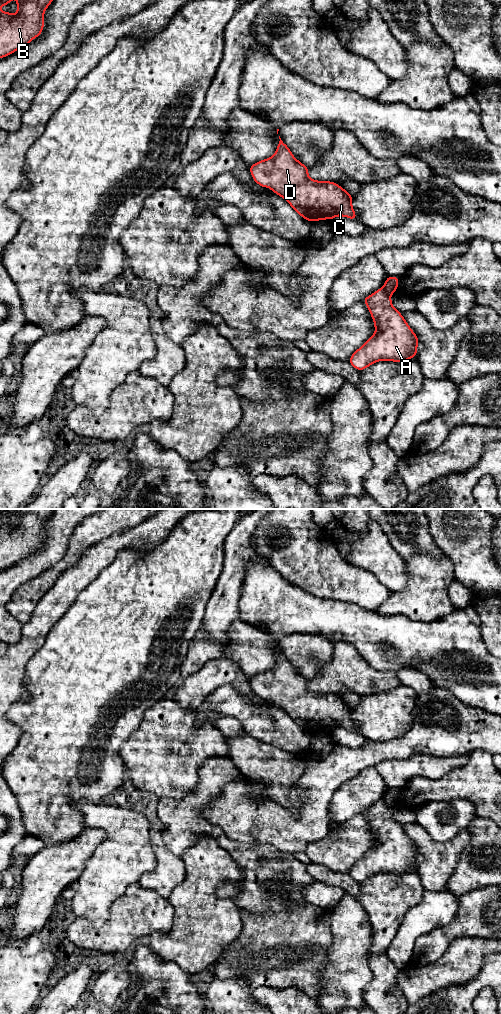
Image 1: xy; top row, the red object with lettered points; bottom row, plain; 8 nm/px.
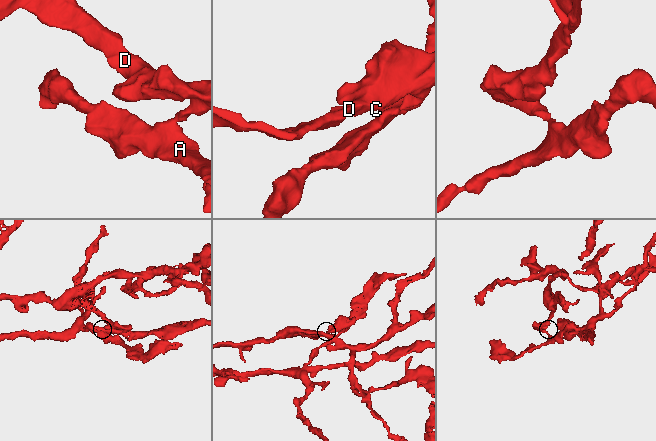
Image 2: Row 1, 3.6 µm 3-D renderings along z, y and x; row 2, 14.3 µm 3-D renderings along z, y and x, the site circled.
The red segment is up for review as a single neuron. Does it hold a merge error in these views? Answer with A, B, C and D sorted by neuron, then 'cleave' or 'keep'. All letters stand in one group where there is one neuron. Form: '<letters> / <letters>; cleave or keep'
A / B C D; cleave

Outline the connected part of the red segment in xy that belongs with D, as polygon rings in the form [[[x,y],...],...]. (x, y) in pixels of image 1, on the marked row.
[[[280,136],[279,139],[272,157],[249,166],[254,181],[284,198],[307,221],[332,220],[336,216],[356,220],[353,197],[332,181],[309,178],[309,168],[292,155]]]

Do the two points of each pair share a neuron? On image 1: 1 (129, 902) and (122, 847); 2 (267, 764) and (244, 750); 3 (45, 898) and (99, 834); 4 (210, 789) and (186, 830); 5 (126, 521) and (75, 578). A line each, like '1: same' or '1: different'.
1: different
2: same
3: same
4: same
5: different

